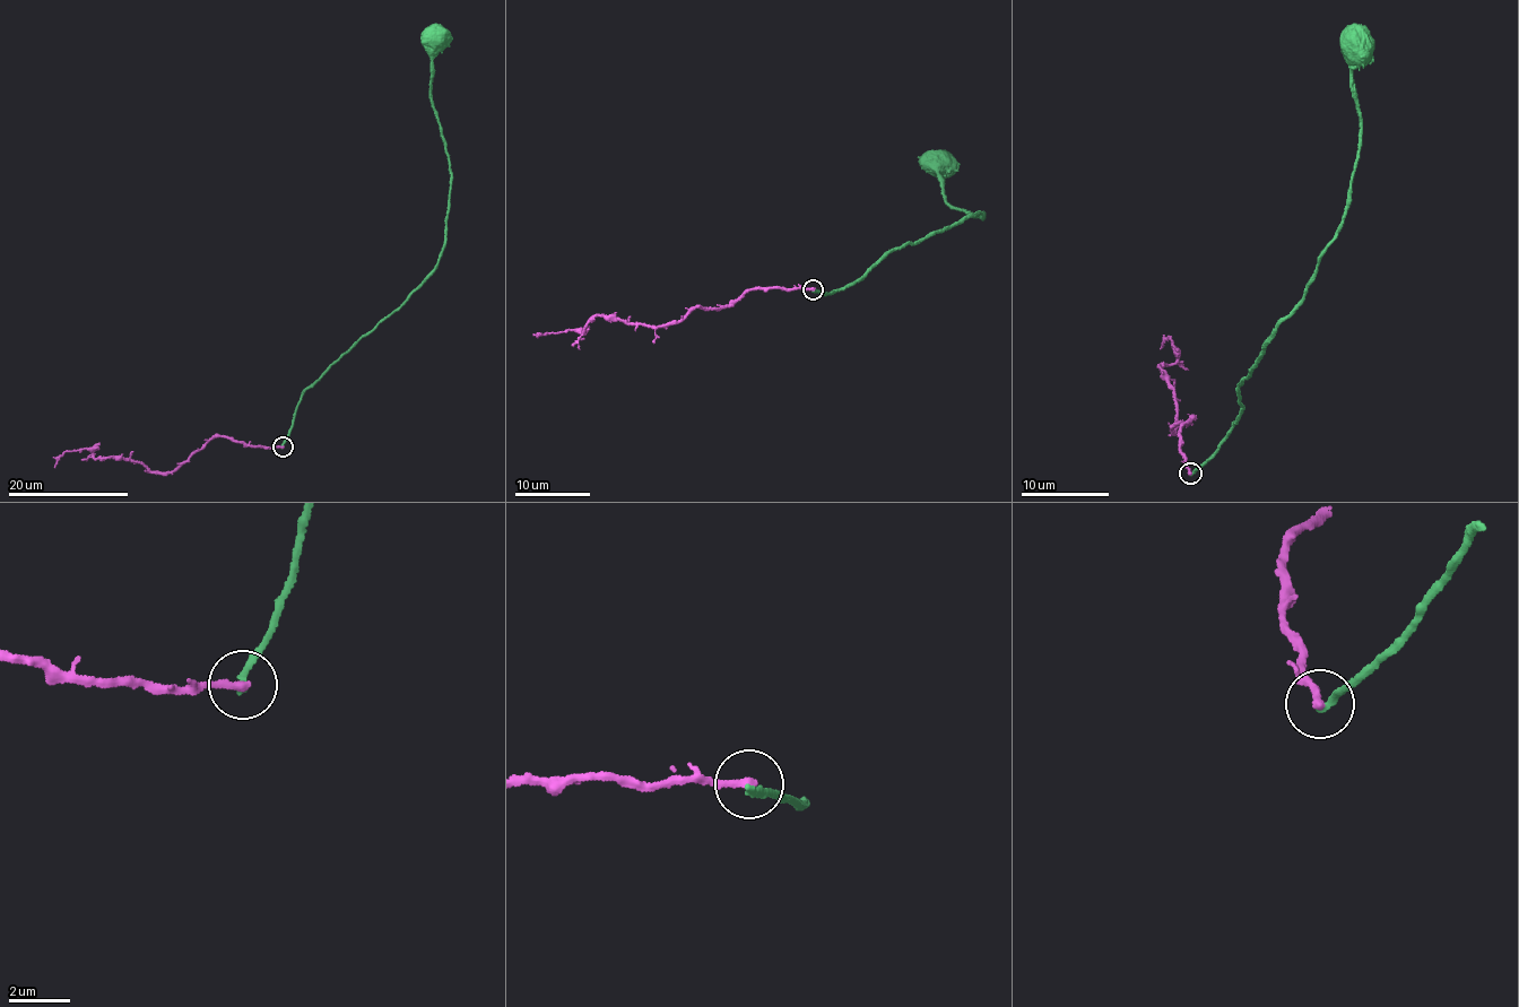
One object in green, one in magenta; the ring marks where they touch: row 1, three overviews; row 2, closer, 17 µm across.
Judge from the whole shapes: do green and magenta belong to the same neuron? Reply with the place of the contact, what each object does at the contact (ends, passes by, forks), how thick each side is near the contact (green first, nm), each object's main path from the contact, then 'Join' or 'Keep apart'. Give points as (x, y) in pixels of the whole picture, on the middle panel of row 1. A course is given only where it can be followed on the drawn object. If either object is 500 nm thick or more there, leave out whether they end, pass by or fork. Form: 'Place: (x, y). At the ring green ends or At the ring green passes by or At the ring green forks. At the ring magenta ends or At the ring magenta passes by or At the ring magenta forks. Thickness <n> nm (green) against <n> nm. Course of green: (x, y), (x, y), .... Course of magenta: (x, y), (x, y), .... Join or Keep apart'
Place: (813, 289). At the ring green ends. At the ring magenta ends. Thickness 240 nm (green) against 280 nm. Course of green: (813, 289), (835, 292), (894, 249), (969, 214), (982, 218), (982, 210), (948, 205), (937, 171), (943, 161). Course of magenta: (813, 289), (761, 287), (657, 327), (593, 317), (582, 333), (536, 337). Keep apart

